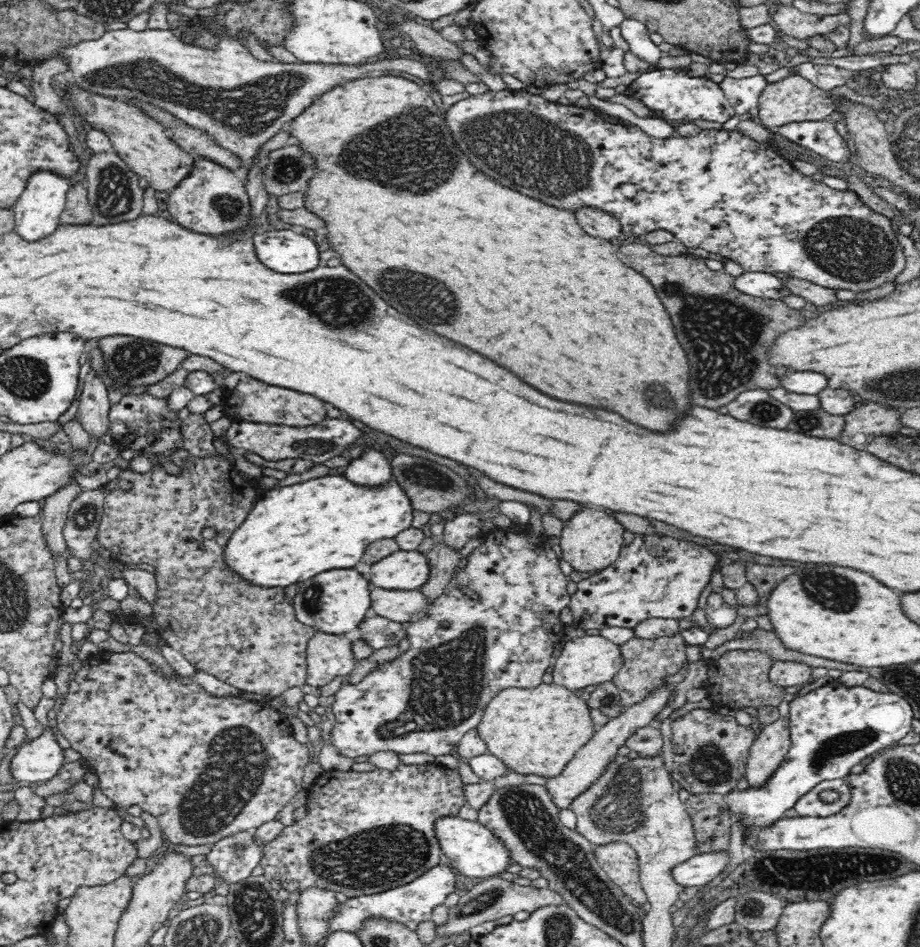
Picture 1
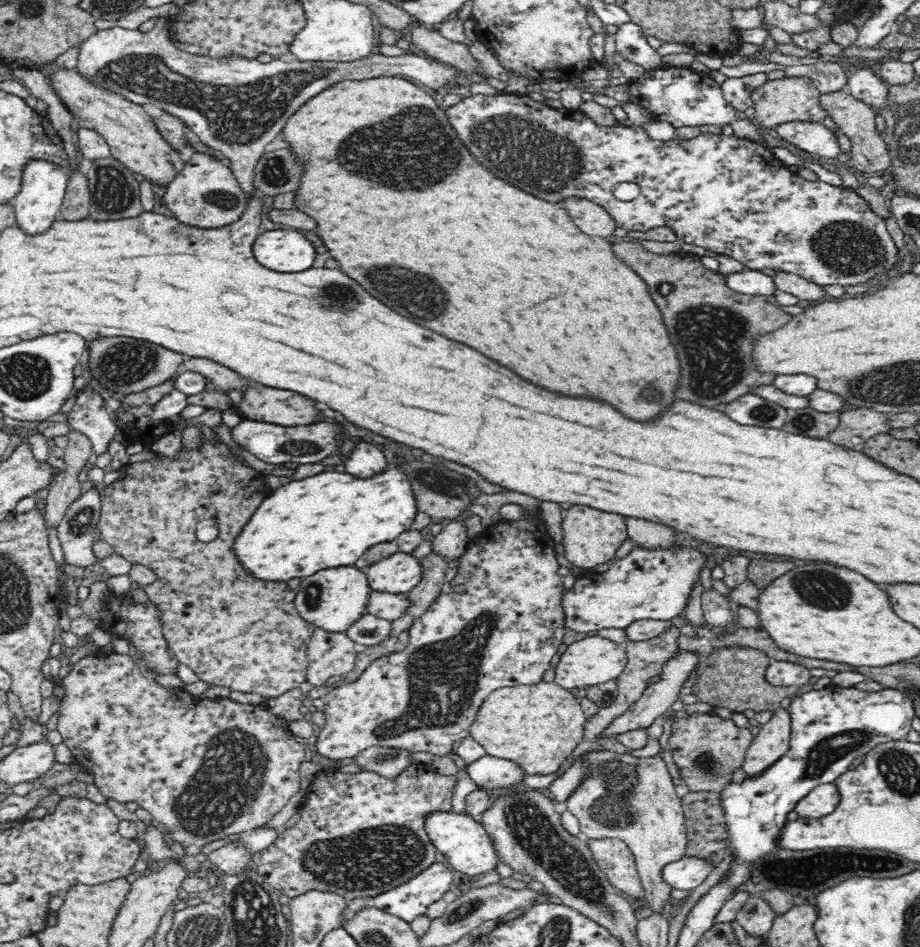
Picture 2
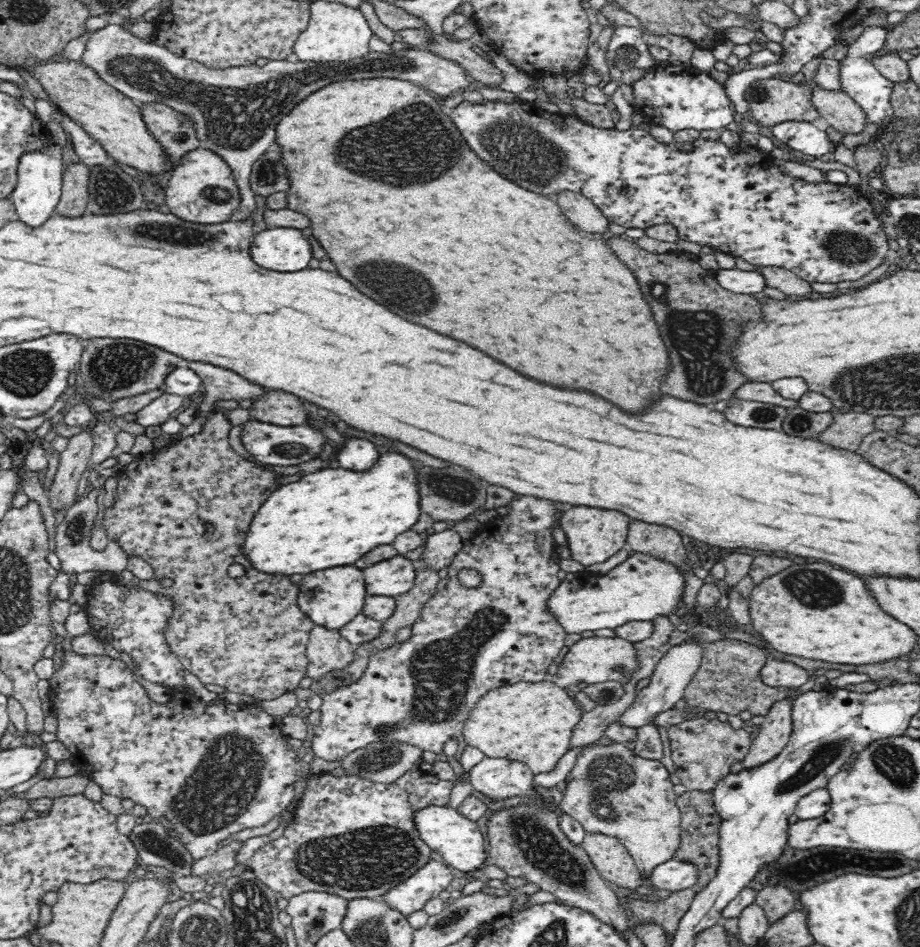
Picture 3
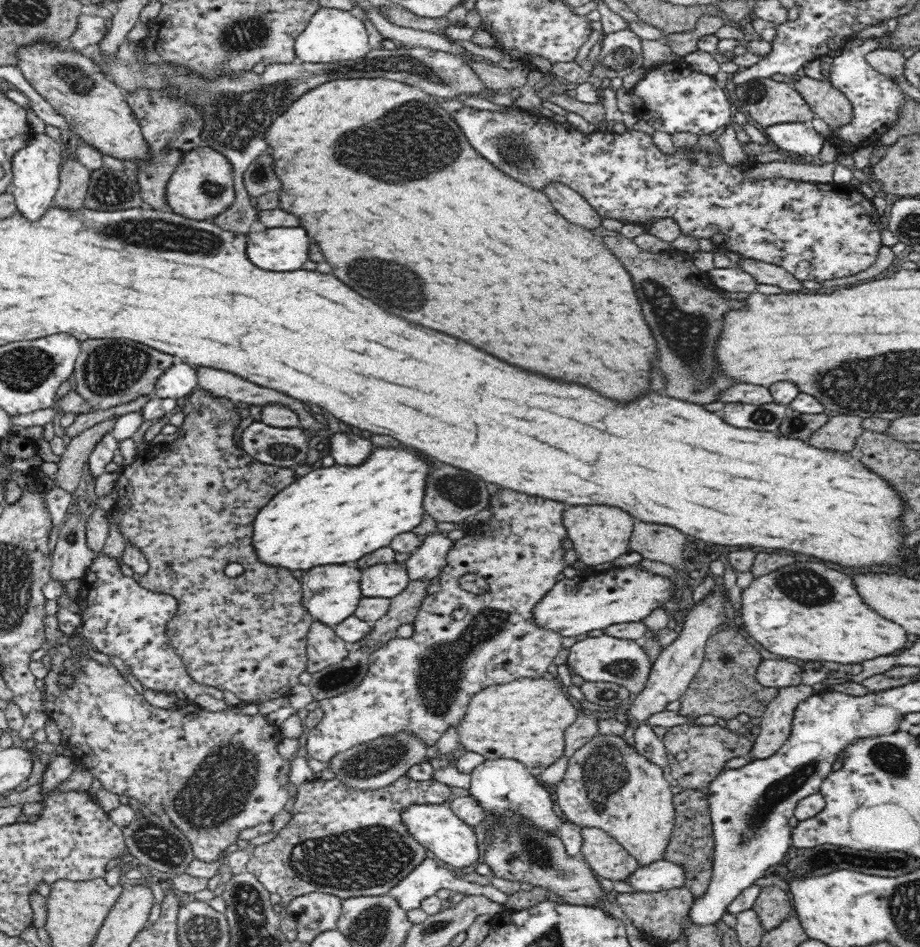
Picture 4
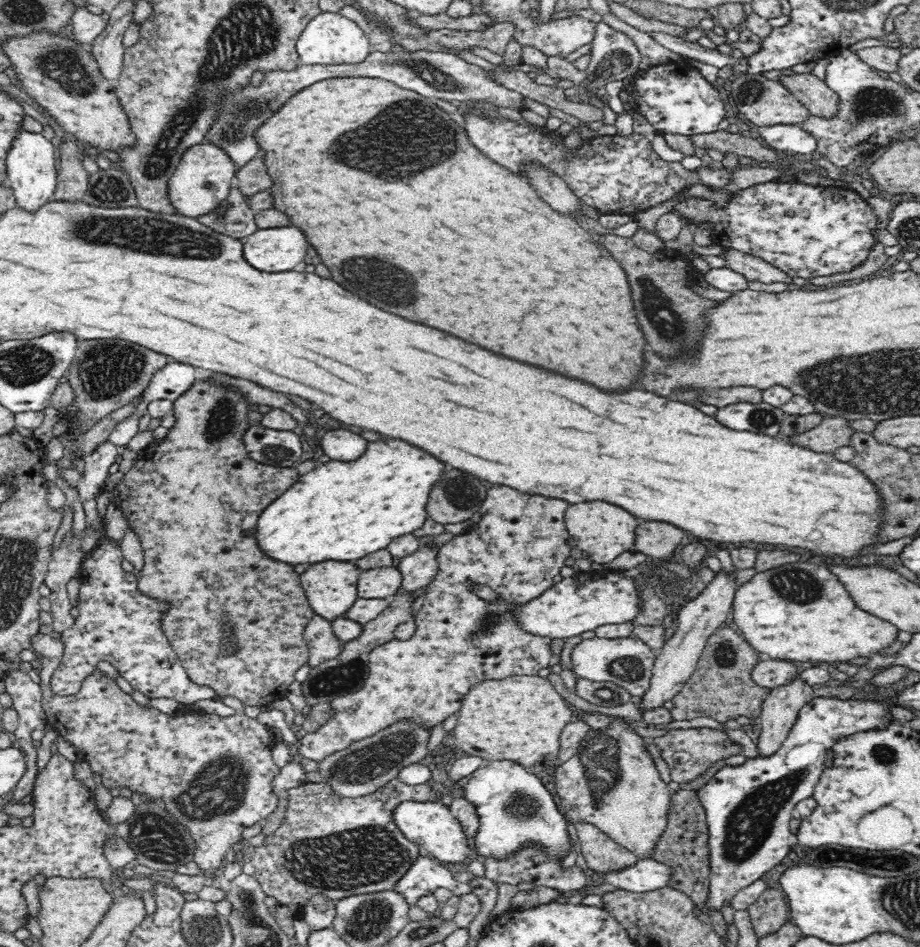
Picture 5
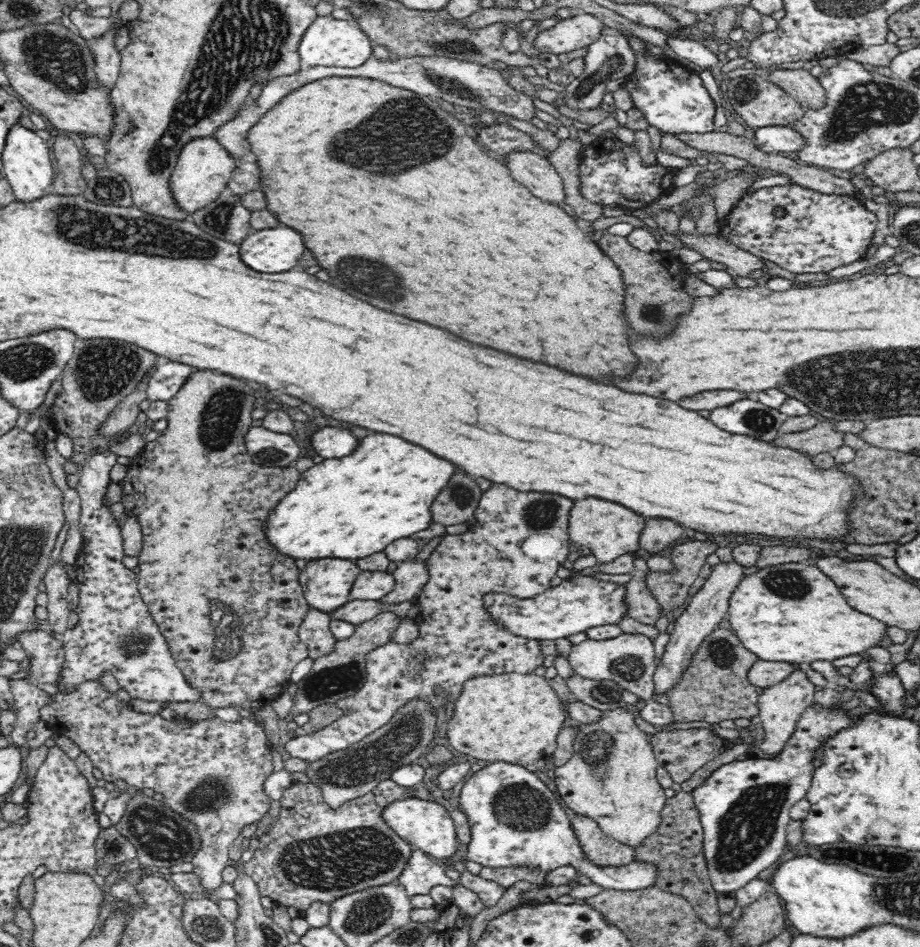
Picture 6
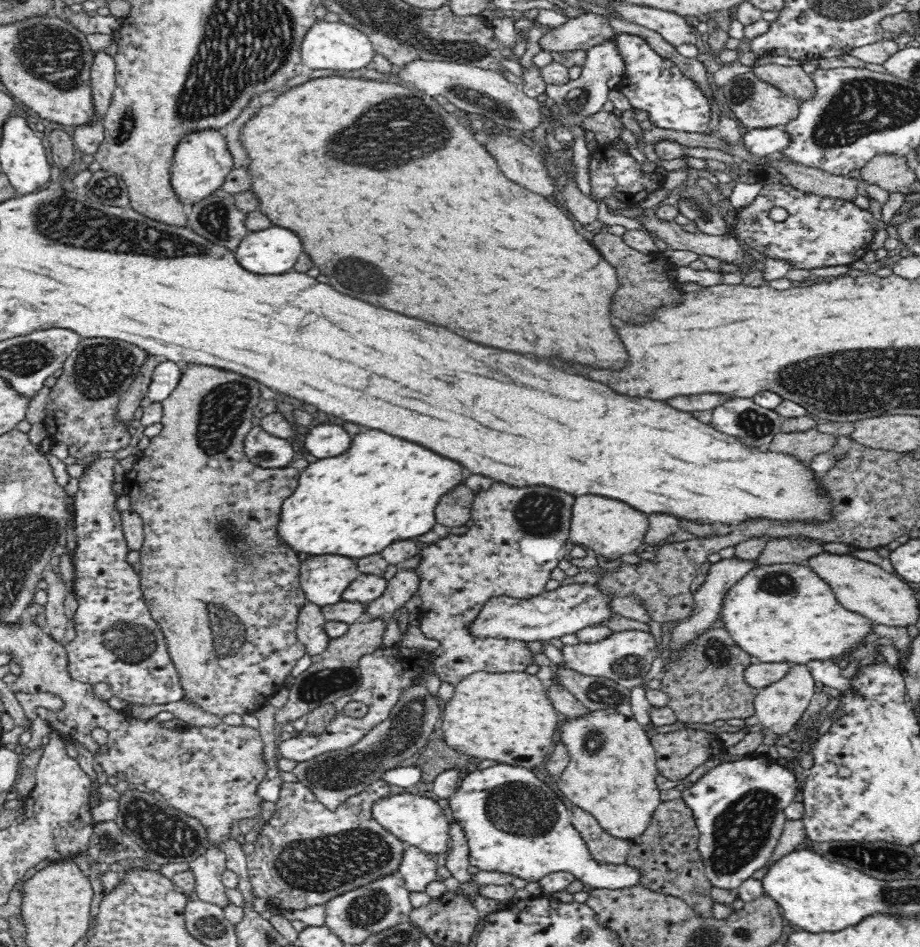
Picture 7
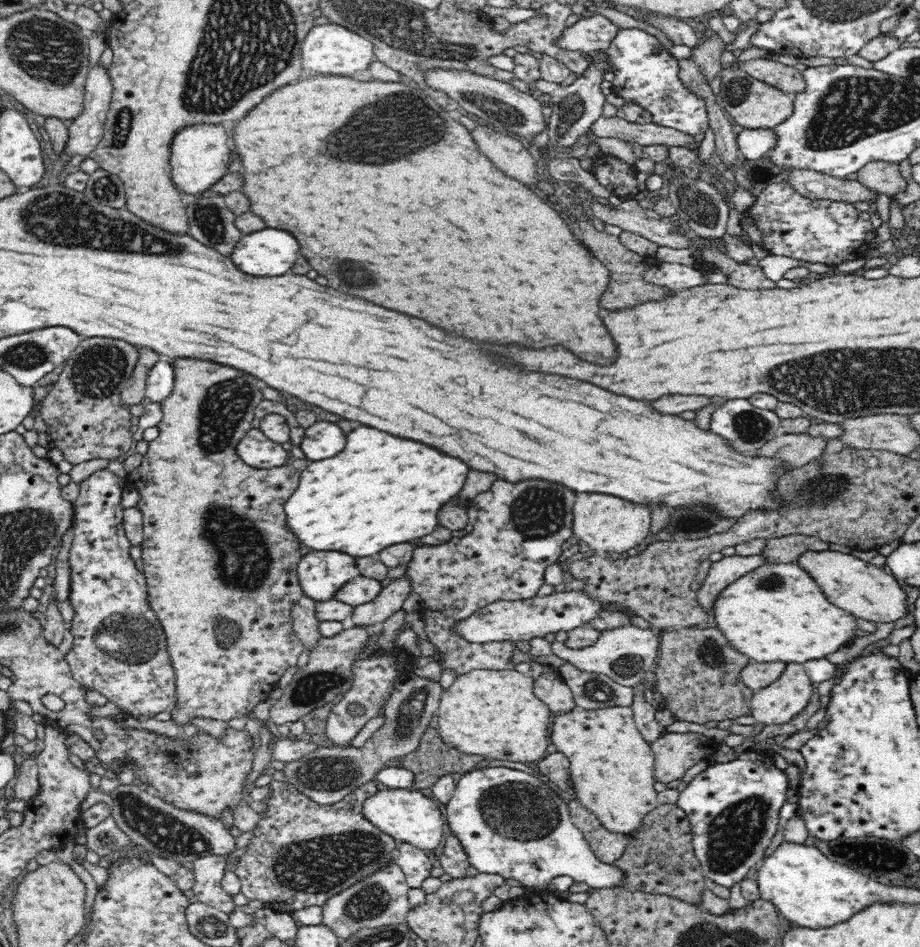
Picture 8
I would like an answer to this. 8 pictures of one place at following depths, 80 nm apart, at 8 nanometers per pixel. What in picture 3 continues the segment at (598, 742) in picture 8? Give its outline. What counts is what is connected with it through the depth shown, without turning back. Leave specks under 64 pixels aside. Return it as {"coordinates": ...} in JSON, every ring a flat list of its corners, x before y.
{"coordinates":[[595,742,576,754,571,771,561,784,559,808,578,820,585,832,598,832,614,838,627,848,639,872,650,877,652,870,670,861,678,851,680,809,668,770,660,761,638,756,625,743]]}

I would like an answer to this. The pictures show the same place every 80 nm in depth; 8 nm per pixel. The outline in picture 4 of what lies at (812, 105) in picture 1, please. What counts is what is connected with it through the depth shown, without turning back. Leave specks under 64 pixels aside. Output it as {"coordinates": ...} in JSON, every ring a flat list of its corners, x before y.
{"coordinates":[[770,77,765,78,763,81,754,78,736,85,734,93,737,100,737,109,748,112,753,120,762,127,789,122,808,124,815,118,812,109,808,107,808,103,804,102,802,95,790,83,777,82,770,79]]}

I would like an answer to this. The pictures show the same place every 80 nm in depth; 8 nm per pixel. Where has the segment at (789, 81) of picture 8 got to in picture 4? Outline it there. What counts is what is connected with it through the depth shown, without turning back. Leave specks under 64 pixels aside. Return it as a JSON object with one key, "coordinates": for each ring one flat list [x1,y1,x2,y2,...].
{"coordinates":[[804,75,790,85,802,95,802,99,808,103,816,118,822,119,830,126,842,126,850,122,850,101,842,92,832,87,828,80,818,80]]}

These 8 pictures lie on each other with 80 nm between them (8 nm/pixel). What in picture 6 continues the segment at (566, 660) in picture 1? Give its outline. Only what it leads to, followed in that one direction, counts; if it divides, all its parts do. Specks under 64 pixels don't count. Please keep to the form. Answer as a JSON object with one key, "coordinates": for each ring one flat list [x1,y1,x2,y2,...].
{"coordinates":[[622,633,617,638,607,640,587,639,576,646,572,645,567,659,573,672,584,678,613,680,642,700,650,699,655,693,653,674,657,668,654,665,654,644,644,634]]}

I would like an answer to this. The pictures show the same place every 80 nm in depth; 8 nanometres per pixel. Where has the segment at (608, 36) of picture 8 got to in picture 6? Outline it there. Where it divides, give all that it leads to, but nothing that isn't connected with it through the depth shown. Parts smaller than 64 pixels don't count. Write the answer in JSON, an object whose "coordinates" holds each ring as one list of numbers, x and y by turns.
{"coordinates":[[580,11,569,20,561,20,554,28,538,33,533,42,541,52,557,55,587,48,602,36,604,30,606,26,596,15]]}

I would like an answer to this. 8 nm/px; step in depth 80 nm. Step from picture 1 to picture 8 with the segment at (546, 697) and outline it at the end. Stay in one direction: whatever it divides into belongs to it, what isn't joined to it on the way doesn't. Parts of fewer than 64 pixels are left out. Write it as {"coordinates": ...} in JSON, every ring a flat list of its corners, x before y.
{"coordinates":[[480,668,459,674,448,688,442,689,436,710,440,738,466,754,482,754,496,760,523,763,542,760,547,755,552,718,550,708,534,695,533,686,532,677,517,672,514,668,502,670]]}

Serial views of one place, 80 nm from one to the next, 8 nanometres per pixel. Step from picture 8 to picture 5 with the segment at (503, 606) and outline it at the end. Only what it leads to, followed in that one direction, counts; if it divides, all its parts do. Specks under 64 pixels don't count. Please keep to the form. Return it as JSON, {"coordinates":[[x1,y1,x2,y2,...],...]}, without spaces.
{"coordinates":[[596,572,595,574,576,573,571,577,563,577,561,582,542,592,538,598,526,604,513,604,503,600,490,587,480,585,475,593,490,603,506,605,512,613,512,619,526,631,541,638,564,639,579,636,582,632,594,630,604,624,622,624,634,620,640,612,640,601,634,587,634,578,624,578,620,572]]}

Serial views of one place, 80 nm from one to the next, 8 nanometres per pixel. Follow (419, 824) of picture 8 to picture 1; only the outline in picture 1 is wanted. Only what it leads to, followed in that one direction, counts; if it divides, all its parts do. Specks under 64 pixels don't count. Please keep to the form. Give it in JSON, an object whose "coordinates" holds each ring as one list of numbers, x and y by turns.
{"coordinates":[[440,816,434,820,434,835,444,856,462,875,468,878,488,879,498,873,504,872,511,864,511,859,504,844,477,820,462,819,456,816]]}

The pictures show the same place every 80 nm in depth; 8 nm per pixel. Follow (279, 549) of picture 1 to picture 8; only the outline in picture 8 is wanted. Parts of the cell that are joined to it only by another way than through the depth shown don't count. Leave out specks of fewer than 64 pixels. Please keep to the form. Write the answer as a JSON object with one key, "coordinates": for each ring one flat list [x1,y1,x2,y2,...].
{"coordinates":[[358,426,346,434,346,448,340,454,312,461,301,472,298,486,284,506,287,523,299,542,311,550,338,550,357,559,367,557,387,546,429,535,439,525,438,510,462,490,468,472,468,464,460,458,442,454,422,442,400,440,382,430]]}

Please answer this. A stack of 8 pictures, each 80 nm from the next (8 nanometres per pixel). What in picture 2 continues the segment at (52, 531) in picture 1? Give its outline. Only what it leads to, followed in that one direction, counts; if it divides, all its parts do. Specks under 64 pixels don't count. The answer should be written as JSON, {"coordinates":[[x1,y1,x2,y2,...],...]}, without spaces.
{"coordinates":[[72,431,68,438,69,444,64,449,62,458,59,458,54,480,44,492,46,505,42,511,48,528,57,527,68,508,83,494,78,475,93,454,90,441,84,434]]}

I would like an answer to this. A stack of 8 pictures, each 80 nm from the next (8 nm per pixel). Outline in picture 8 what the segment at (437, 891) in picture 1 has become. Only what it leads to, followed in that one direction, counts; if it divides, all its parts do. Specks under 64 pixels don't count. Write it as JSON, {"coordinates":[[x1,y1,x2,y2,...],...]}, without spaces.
{"coordinates":[[398,842,400,856,396,863,402,869,409,888,421,888,422,882,430,877,430,870,434,867,431,856,428,856,416,846]]}

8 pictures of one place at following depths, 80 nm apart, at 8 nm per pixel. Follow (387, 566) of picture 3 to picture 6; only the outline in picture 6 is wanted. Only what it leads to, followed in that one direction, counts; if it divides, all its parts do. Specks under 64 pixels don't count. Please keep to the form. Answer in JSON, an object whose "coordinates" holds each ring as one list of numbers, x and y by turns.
{"coordinates":[[360,571,352,583,349,600,378,601,394,588,393,574,386,571]]}

